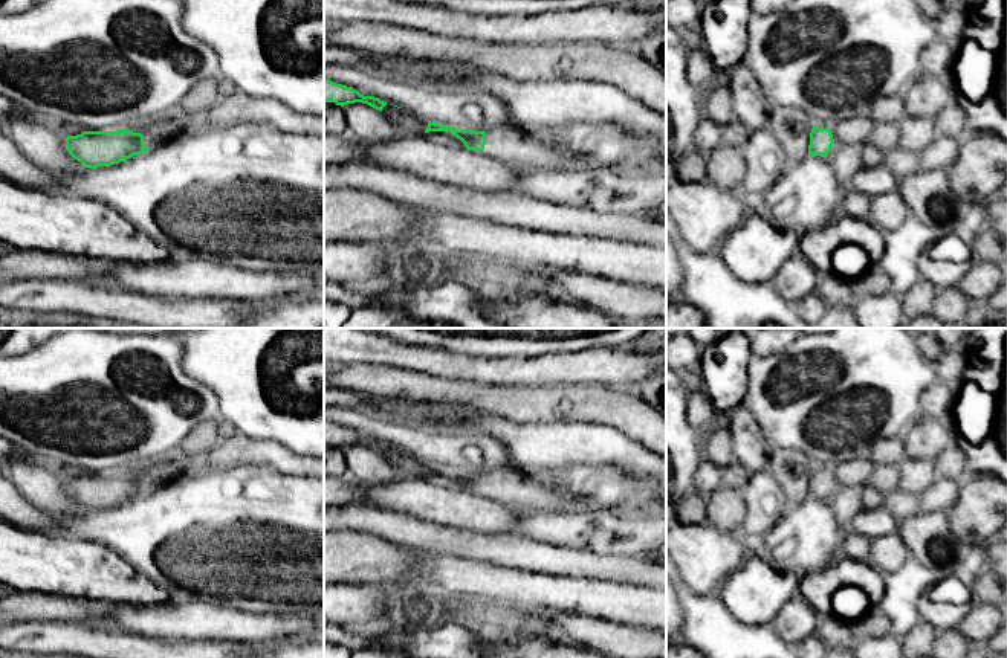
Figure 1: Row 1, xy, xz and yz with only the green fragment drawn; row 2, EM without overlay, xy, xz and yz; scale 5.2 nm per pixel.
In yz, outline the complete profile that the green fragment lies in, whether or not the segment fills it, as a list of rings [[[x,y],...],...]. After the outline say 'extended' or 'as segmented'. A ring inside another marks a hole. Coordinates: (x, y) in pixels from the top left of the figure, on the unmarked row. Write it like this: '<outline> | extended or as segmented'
[[[813,469],[810,475],[808,496],[827,499],[834,487],[830,470]]] | as segmented

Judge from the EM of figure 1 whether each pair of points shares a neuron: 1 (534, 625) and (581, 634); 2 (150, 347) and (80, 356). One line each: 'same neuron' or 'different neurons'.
1: different neurons
2: same neuron

